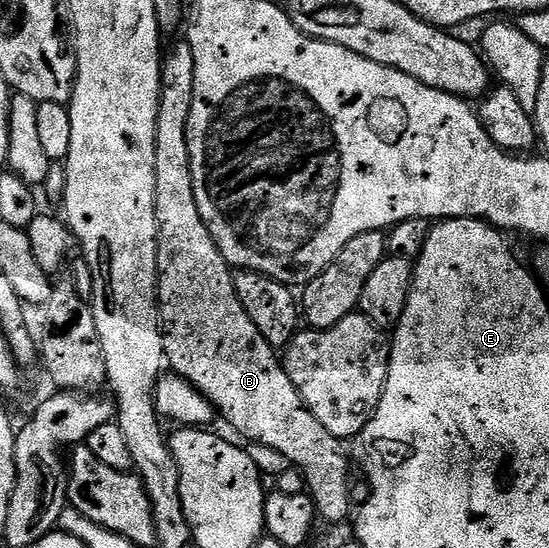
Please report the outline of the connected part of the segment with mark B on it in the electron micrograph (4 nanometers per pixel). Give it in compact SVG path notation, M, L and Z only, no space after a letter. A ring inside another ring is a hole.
M179 38L179 41L177 41L168 52L166 49L161 63L163 69L161 70L161 82L159 83L159 109L157 110L157 134L155 135L153 170L155 171L155 217L159 223L159 249L157 250L157 262L159 263L157 307L159 309L159 318L163 330L163 354L166 363L169 365L170 371L174 373L174 375L179 376L182 380L189 381L189 383L191 383L192 386L215 407L216 413L221 417L221 420L224 420L233 431L240 432L240 434L247 439L247 442L272 447L273 450L277 450L278 453L283 454L285 458L299 470L301 475L304 476L306 491L309 493L311 501L315 504L316 513L318 513L322 519L324 516L331 524L339 524L347 515L349 515L348 517L352 515L351 468L347 465L347 452L343 449L346 448L344 441L337 439L333 434L329 434L329 430L325 430L325 426L321 426L321 422L317 422L317 418L313 418L313 414L305 405L303 405L302 398L297 394L297 390L293 386L293 382L289 378L286 368L283 367L280 353L272 348L269 342L265 342L261 330L257 330L257 326L253 326L253 318L249 318L249 314L245 314L245 306L241 306L241 302L237 298L237 290L233 286L233 269L231 265L227 263L226 258L221 254L217 242L213 242L213 238L209 234L209 230L201 218L201 210L197 210L197 198L193 194L193 170L191 169L191 159L189 158L189 138L187 137L187 131L189 130L189 110L193 110L195 67L193 66L193 50L189 46L187 39Z

